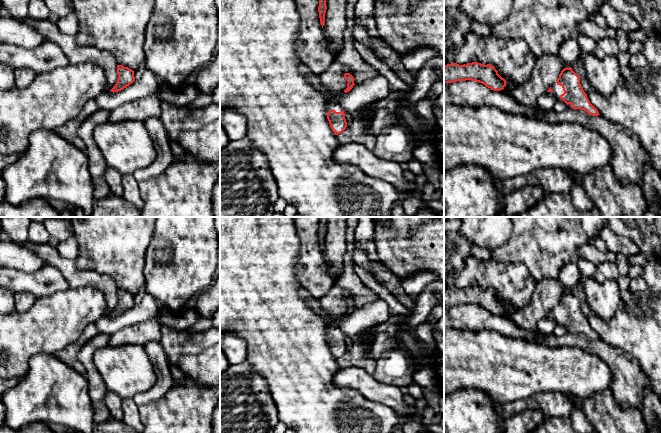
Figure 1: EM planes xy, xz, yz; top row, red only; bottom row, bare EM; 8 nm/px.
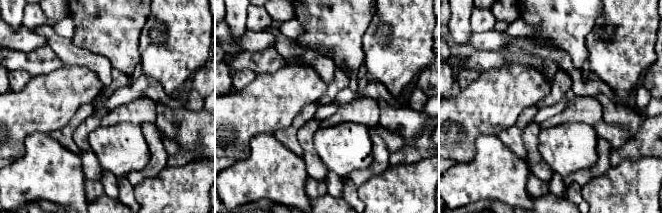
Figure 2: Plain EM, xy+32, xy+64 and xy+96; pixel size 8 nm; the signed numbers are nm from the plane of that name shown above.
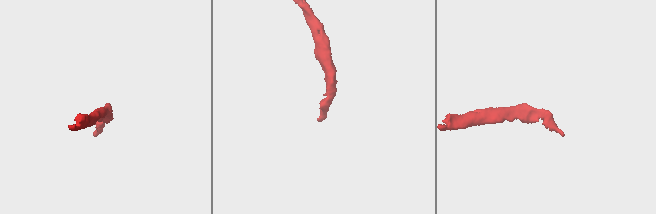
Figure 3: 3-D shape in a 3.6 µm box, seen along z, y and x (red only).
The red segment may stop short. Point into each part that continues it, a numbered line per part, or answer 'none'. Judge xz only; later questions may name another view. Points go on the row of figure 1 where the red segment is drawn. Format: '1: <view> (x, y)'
1: xz (331, 106)

